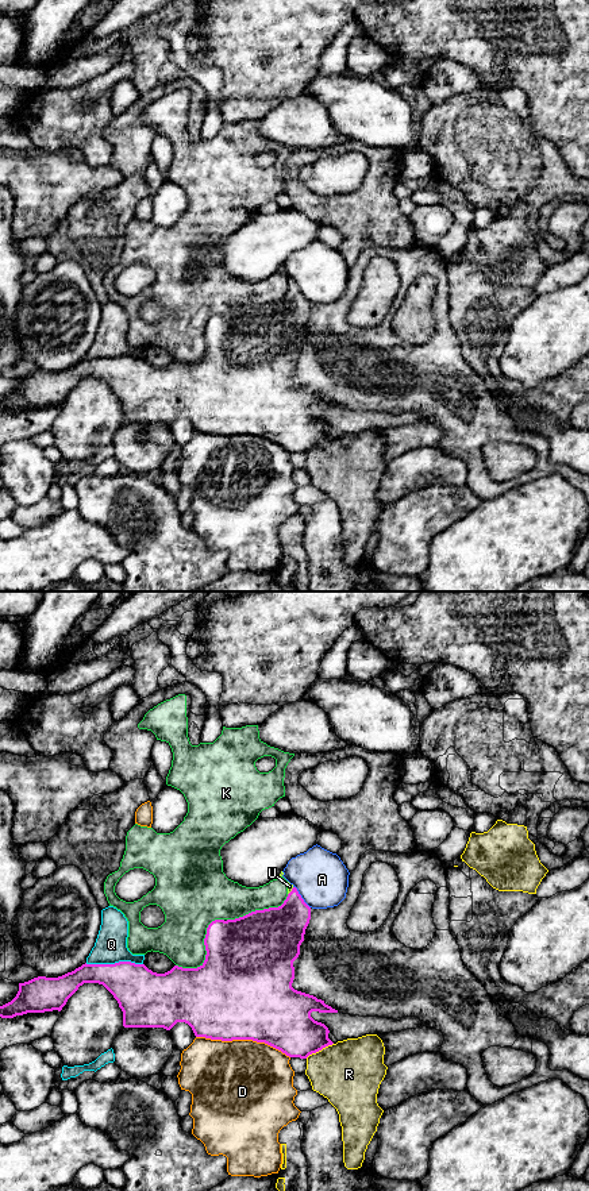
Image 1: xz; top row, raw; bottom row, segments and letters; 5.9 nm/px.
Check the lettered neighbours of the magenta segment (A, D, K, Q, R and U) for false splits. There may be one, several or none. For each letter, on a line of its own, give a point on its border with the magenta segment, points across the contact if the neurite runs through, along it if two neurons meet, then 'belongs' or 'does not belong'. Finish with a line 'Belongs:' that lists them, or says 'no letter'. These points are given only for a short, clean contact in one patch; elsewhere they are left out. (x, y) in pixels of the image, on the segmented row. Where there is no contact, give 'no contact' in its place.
A: xz (300, 897) | does not belong
D: xz (243, 1039) | does not belong
K: xz (206, 949) | does not belong
Q: xz (115, 963) | does not belong
R: xz (319, 1049) | does not belong
U: xz (291, 891) | across xz (280, 931), (291, 920), (291, 891), (289, 886) | belongs
Belongs: U

